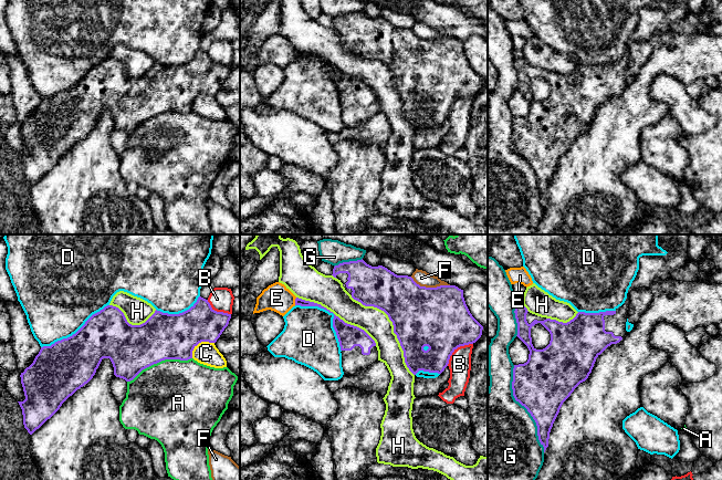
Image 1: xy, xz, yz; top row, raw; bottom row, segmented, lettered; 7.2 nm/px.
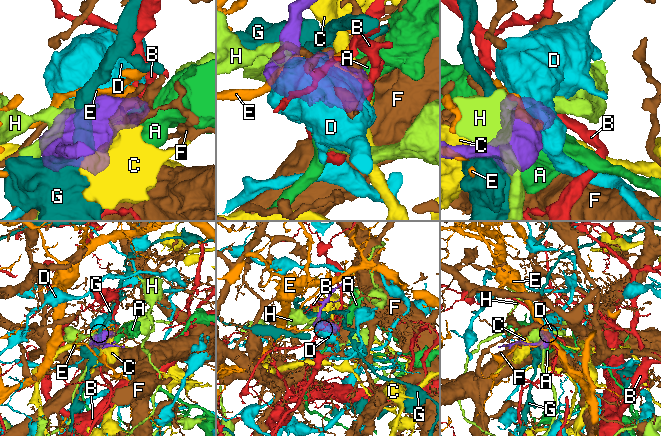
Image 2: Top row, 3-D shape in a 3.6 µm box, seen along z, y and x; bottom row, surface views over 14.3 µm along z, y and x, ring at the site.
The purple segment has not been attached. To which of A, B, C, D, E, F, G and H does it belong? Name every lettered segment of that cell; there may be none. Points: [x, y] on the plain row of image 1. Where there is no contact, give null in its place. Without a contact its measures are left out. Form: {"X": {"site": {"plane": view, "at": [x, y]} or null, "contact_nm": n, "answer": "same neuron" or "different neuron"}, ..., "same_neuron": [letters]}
{"A": {"site": {"plane": "xy", "at": [159, 113]}, "contact_nm": 500, "answer": "different neuron"}, "B": {"site": {"plane": "xz", "at": [456, 101]}, "contact_nm": 260, "answer": "different neuron"}, "C": {"site": {"plane": "xy", "at": [199, 94]}, "contact_nm": 200, "answer": "different neuron"}, "D": {"site": {"plane": "xz", "at": [333, 65]}, "contact_nm": 480, "answer": "different neuron"}, "E": {"site": {"plane": "xz", "at": [295, 53]}, "contact_nm": 60, "answer": "different neuron"}, "F": {"site": {"plane": "xz", "at": [430, 40]}, "contact_nm": 300, "answer": "different neuron"}, "G": {"site": {"plane": "yz", "at": [525, 159]}, "contact_nm": 650, "answer": "different neuron"}, "H": {"site": {"plane": "xz", "at": [394, 80]}, "contact_nm": 750, "answer": "different neuron"}, "same_neuron": []}

